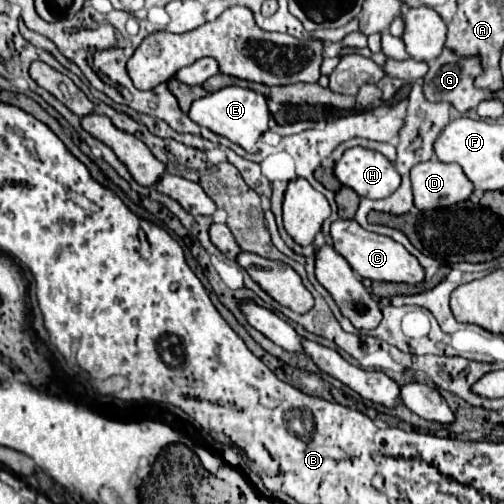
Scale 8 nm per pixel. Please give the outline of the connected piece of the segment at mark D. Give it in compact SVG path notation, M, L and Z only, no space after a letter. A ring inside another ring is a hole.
M438 159L418 163L410 171L414 205L420 211L450 207L466 201L474 191L474 185L466 179L458 165L446 165Z

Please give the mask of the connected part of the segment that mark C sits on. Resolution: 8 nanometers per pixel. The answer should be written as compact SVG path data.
M342 219L334 221L330 225L330 239L332 239L332 247L350 263L350 267L362 279L396 281L396 283L410 283L410 285L418 285L424 279L424 269L420 267L418 259L410 255L400 243L396 243L386 235L366 231L356 221L342 221Z

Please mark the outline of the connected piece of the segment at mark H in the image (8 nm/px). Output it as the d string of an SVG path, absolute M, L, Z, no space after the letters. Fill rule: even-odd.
M362 147L346 149L334 165L334 175L342 185L368 199L384 199L400 185L394 165L384 155Z

